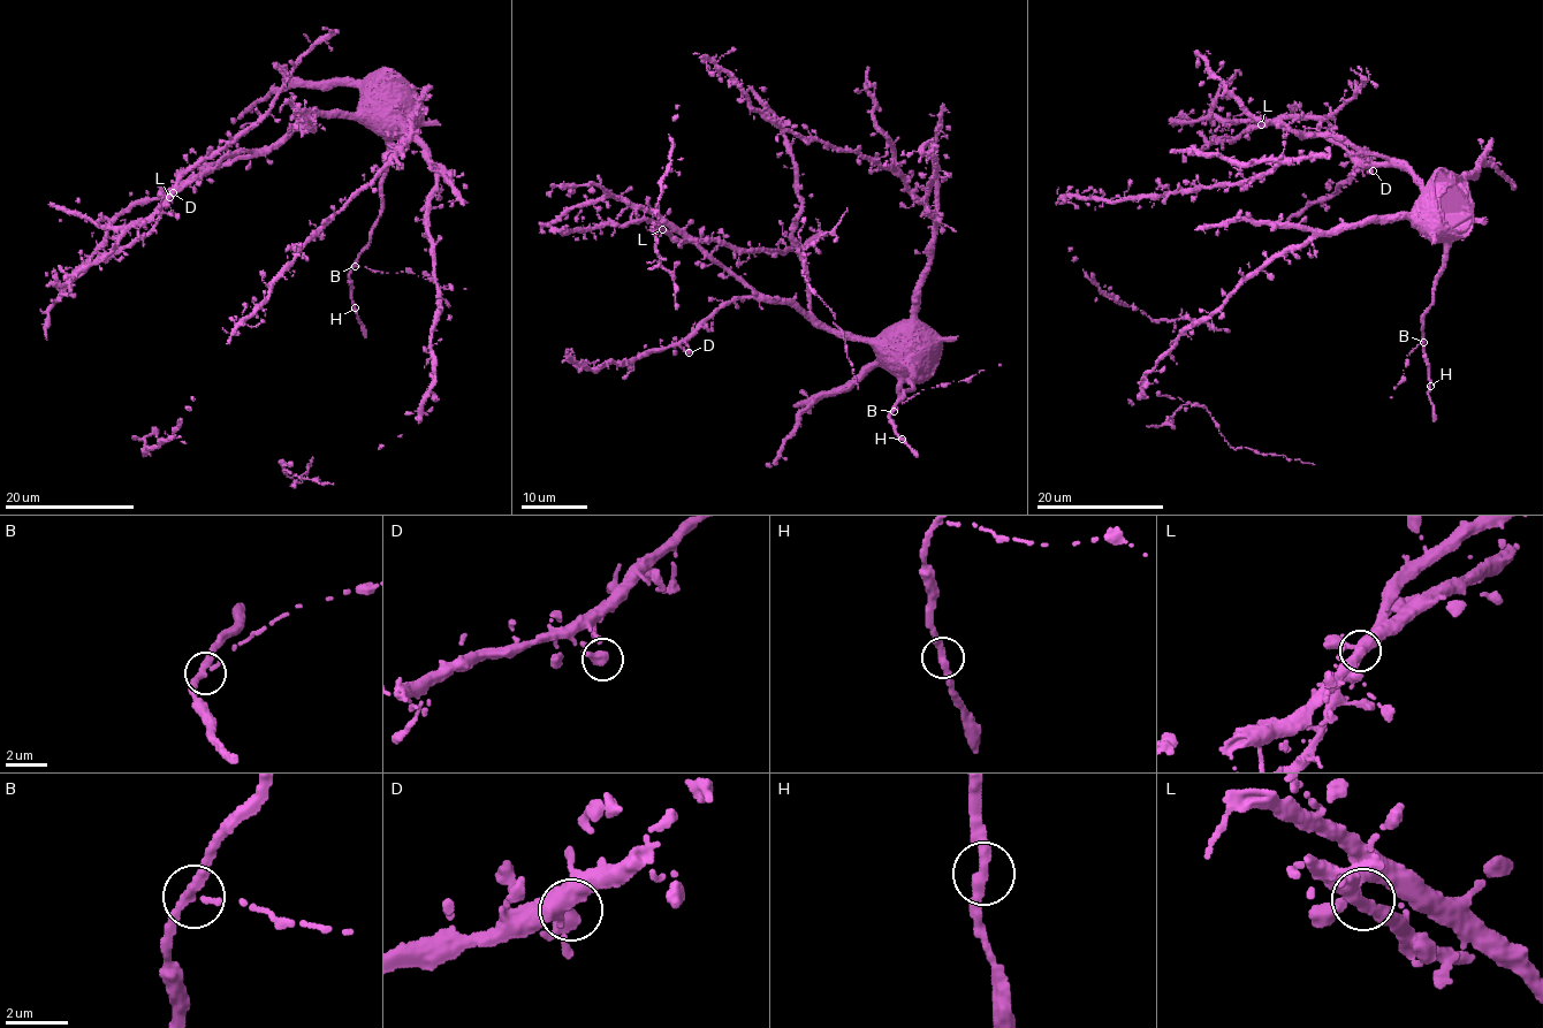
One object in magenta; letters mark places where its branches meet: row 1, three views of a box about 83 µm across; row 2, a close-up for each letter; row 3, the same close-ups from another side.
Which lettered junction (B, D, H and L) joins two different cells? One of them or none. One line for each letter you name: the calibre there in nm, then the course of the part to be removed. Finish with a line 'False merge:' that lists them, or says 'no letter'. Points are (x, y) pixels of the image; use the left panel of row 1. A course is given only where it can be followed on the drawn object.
B: 340 nm
False merge: B

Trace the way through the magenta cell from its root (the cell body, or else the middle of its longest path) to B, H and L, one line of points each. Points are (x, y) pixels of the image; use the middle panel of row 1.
B: (924, 332), (926, 336), (912, 352), (912, 391), (905, 391), (905, 397), (892, 411)
H: (924, 332), (926, 336), (912, 352), (912, 391), (905, 391), (905, 397), (889, 417), (902, 439)
L: (924, 332), (909, 325), (892, 326), (874, 339), (841, 337), (796, 307), (760, 298), (681, 234), (662, 229)

